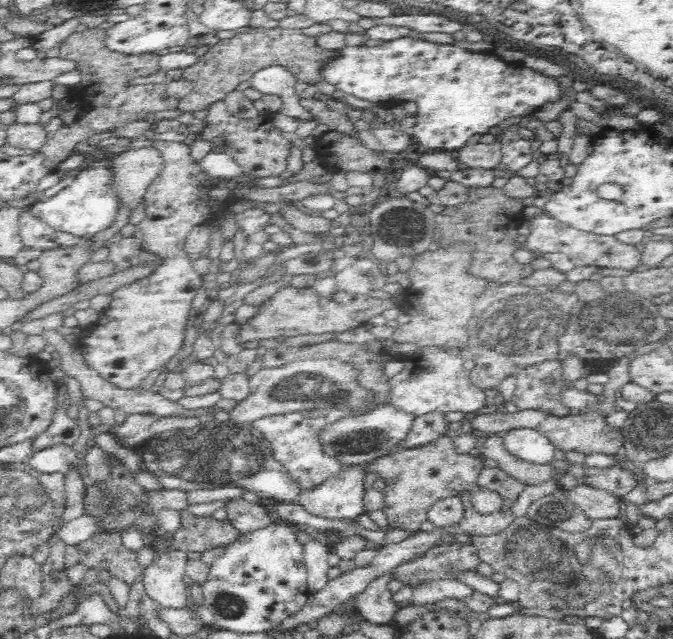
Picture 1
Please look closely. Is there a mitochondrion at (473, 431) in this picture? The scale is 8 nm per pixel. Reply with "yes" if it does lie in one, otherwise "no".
no

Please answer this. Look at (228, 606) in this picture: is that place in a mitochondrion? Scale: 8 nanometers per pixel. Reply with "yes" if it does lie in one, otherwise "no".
yes

